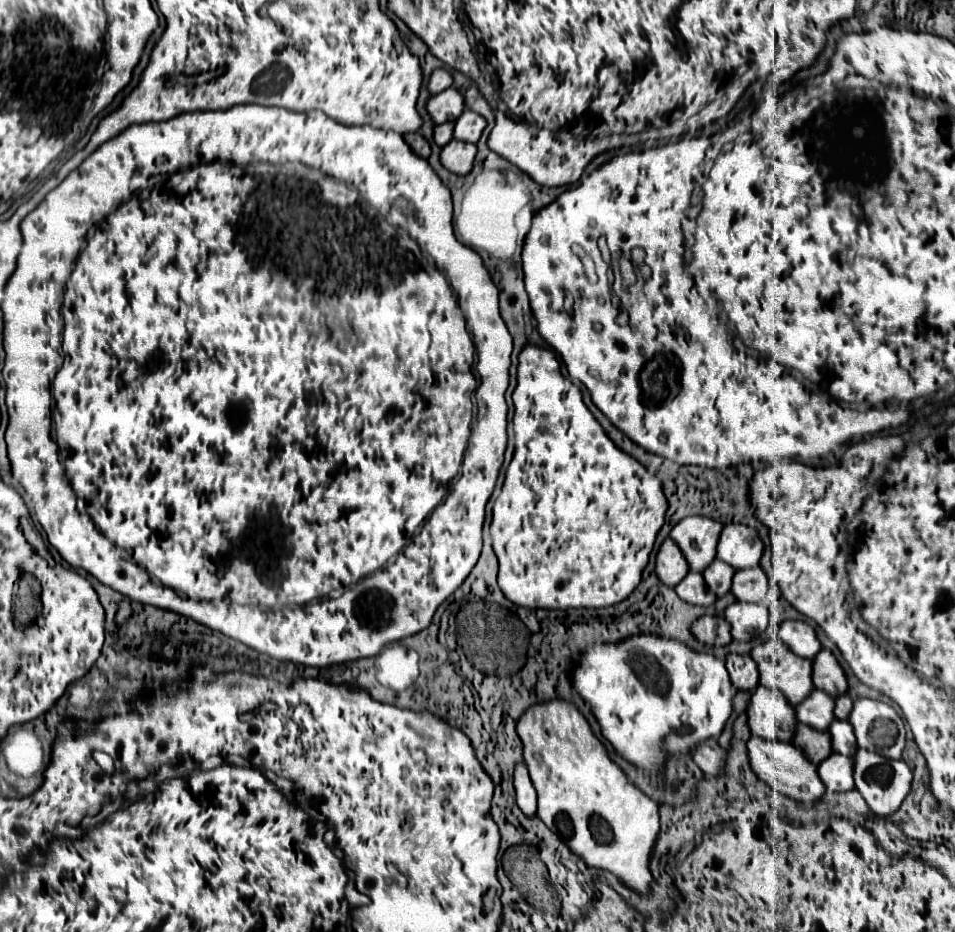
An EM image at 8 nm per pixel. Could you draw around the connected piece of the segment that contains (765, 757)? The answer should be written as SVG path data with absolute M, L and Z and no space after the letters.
M763 738L749 740L749 762L753 772L765 780L775 792L785 794L797 802L817 802L825 794L825 784L817 774L817 766L809 762L805 752L793 742L769 742Z

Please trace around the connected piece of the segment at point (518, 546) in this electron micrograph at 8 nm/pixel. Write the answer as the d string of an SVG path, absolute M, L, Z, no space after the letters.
M525 346L518 356L517 386L512 394L515 407L513 416L513 430L515 434L515 456L505 472L505 482L501 488L499 498L493 506L493 522L491 522L491 538L493 538L493 550L499 558L499 588L503 594L517 606L525 608L545 608L545 610L557 610L557 608L605 608L623 602L641 582L641 574L649 562L649 554L655 544L655 536L665 524L665 494L661 490L661 480L657 474L645 470L641 462L637 462L633 456L619 450L613 440L605 434L601 424L593 418L593 414L587 410L587 406L581 400L579 388L561 376L557 356L551 350L539 348L539 346Z

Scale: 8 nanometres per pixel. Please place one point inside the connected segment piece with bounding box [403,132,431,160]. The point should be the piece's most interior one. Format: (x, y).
(419, 145)

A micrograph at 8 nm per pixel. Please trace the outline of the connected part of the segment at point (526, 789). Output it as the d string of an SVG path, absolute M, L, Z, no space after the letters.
M517 764L515 766L515 792L517 792L517 806L521 808L521 812L529 818L533 818L537 814L537 792L531 784L531 778L527 774L525 764Z

